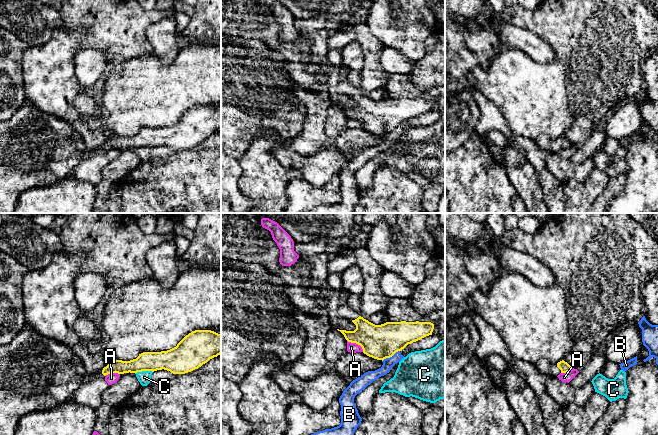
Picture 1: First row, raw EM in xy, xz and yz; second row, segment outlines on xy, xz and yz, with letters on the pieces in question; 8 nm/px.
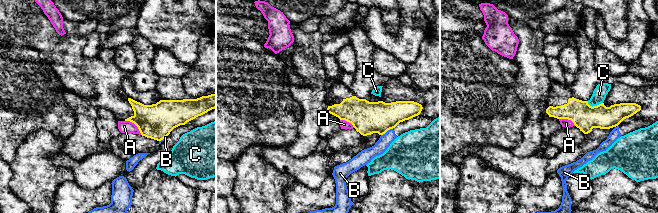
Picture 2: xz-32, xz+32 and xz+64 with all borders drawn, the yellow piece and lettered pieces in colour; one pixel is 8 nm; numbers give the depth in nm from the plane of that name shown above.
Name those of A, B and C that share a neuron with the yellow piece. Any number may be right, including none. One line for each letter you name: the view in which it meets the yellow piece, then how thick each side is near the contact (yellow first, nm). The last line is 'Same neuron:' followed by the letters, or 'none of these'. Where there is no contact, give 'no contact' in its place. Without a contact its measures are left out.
Same neuron: none of these

